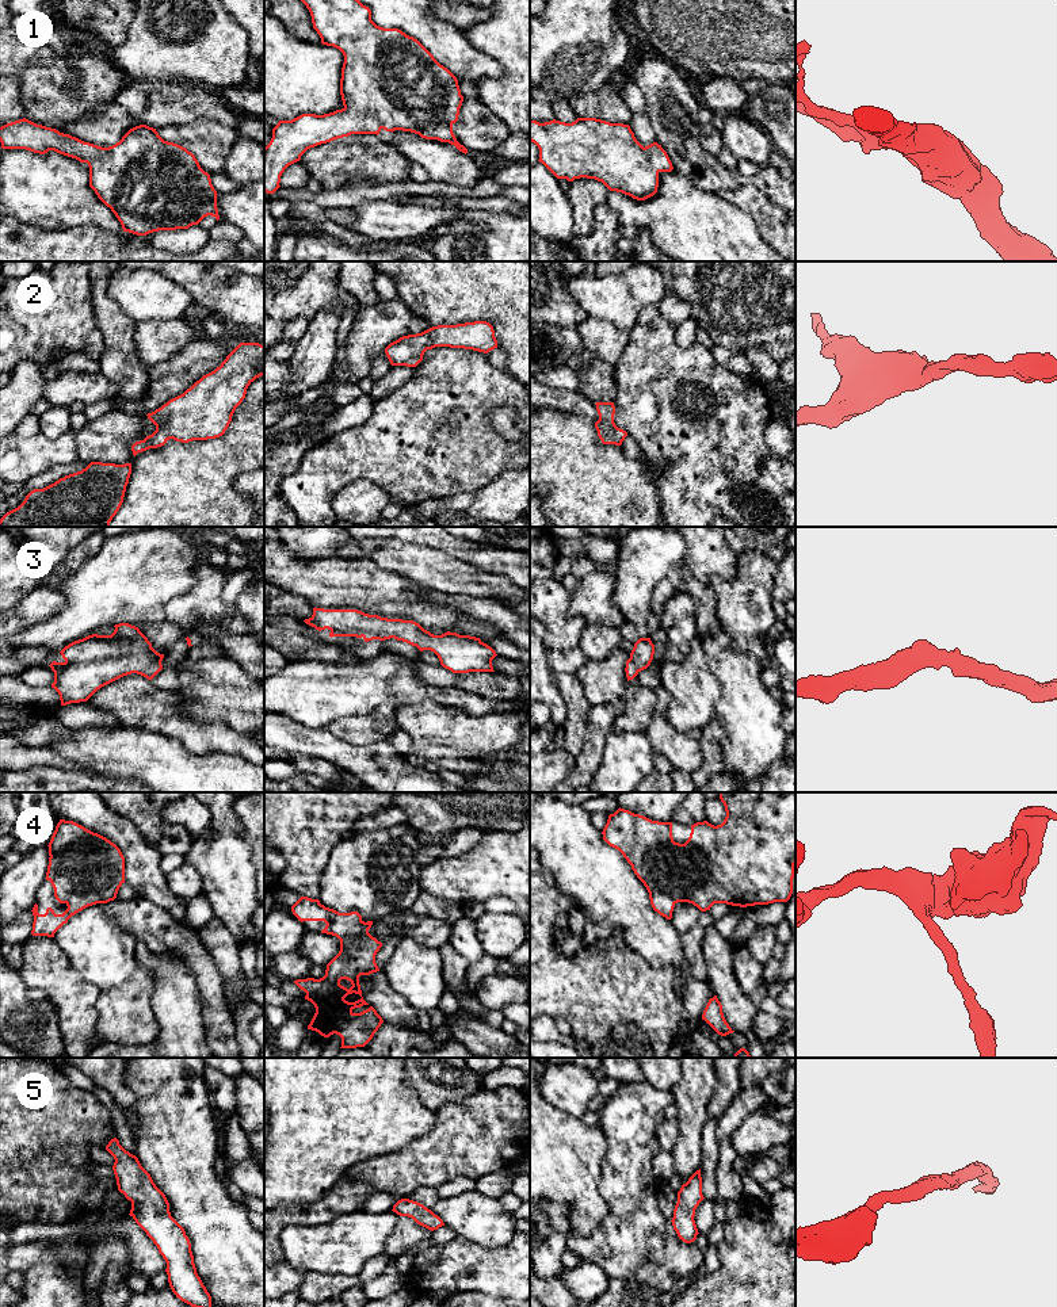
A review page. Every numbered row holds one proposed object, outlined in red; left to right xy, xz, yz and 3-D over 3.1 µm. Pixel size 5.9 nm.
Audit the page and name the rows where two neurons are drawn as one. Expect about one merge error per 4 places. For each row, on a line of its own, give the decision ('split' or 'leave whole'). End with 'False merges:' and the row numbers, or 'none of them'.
1: leave whole
2: leave whole
3: leave whole
4: leave whole
5: leave whole
False merges: none of them

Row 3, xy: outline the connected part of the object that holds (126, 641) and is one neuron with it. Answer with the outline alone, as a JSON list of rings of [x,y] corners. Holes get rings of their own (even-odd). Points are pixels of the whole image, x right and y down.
[[[129,623],[114,626],[111,635],[92,634],[65,646],[60,653],[64,662],[53,661],[49,666],[54,672],[54,688],[61,706],[87,702],[102,687],[131,673],[152,680],[161,669],[164,654],[157,653],[138,627]]]

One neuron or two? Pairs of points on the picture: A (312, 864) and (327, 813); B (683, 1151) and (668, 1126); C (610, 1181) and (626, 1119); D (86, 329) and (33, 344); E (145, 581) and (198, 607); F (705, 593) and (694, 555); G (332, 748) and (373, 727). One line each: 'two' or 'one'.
A: one
B: two
C: one
D: one
E: two
F: two
G: two

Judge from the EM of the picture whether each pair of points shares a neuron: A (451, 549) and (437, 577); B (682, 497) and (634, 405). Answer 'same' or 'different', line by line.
A: different
B: same

